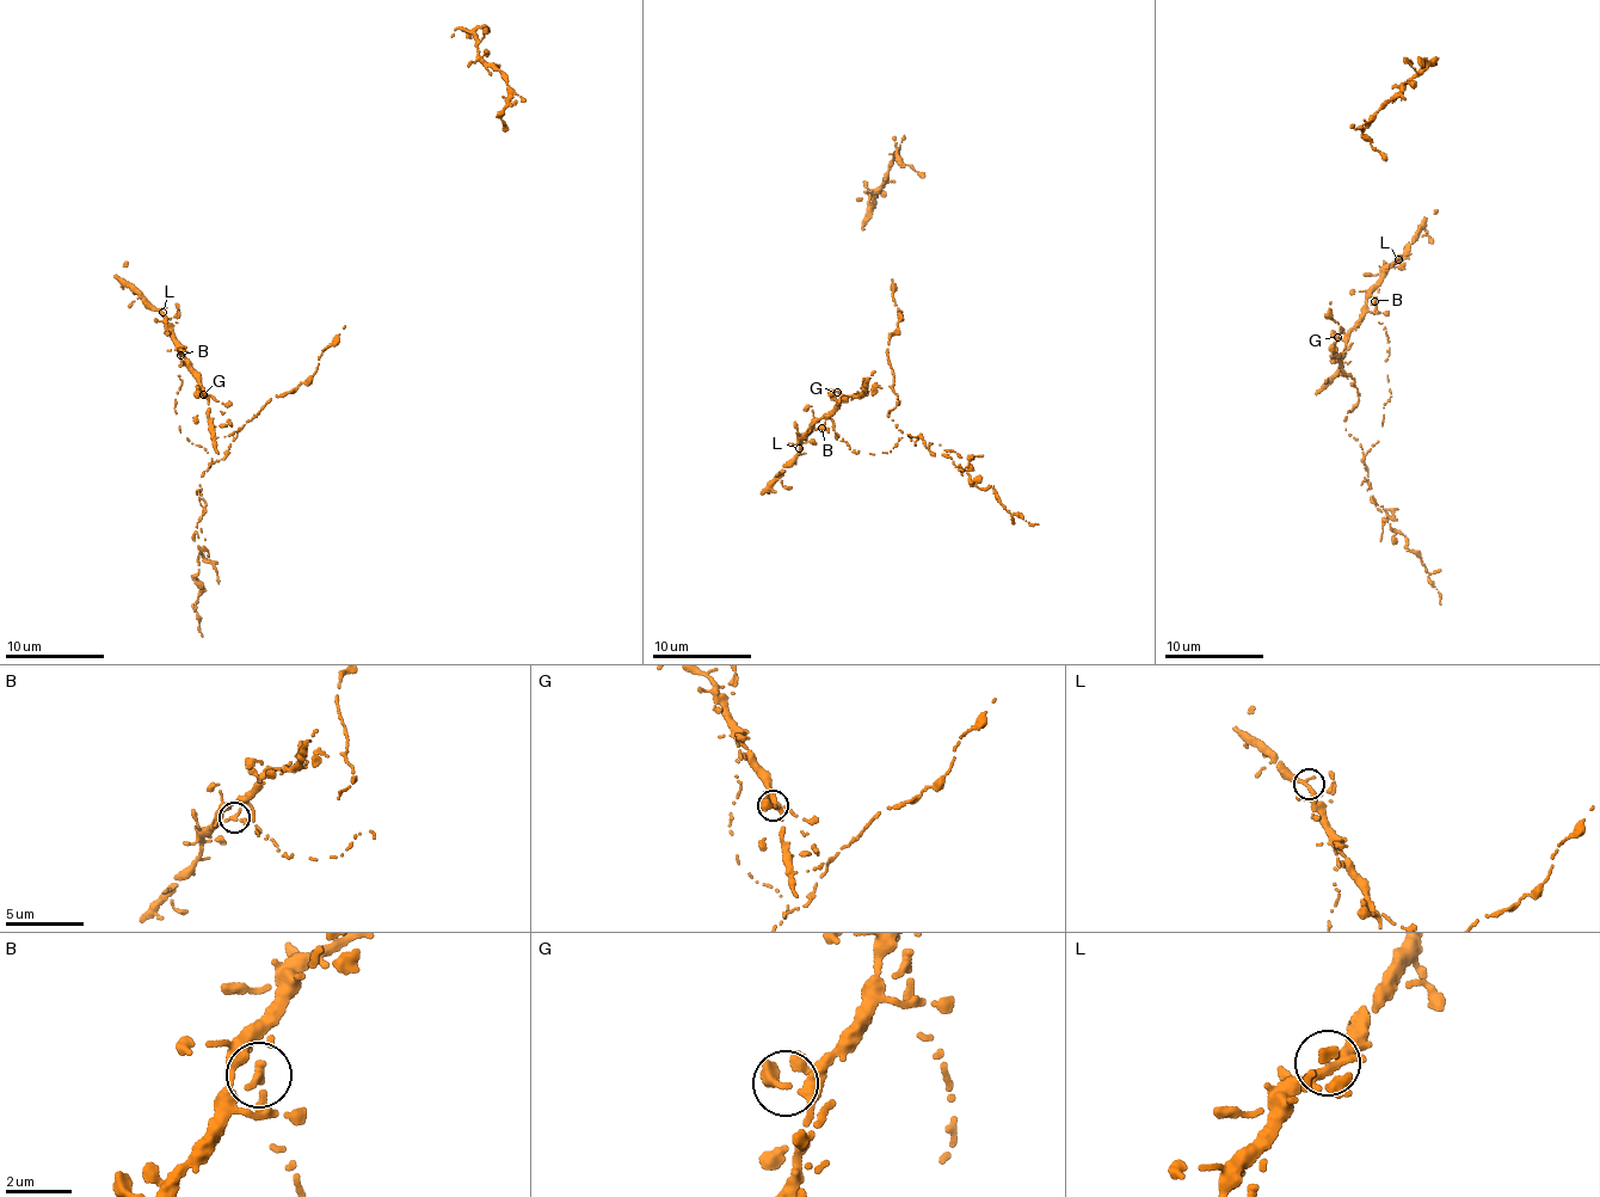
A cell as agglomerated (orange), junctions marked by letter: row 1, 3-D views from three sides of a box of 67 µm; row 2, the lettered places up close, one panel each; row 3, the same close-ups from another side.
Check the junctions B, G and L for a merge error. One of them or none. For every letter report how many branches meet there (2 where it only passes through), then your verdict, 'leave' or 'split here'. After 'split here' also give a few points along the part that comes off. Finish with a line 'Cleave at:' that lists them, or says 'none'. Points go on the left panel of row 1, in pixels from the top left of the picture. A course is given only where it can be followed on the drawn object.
B: branches 2; split here; course (182, 354), (178, 430), (211, 458), (204, 507), (196, 493), (201, 474), (264, 404), (307, 381), (345, 326)
G: branches 2; leave
L: branches 2; leave
Cleave at: B

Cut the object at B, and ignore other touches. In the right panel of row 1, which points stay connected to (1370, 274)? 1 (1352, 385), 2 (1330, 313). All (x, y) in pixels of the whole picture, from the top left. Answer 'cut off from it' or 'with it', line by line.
1: cut off from it
2: cut off from it

